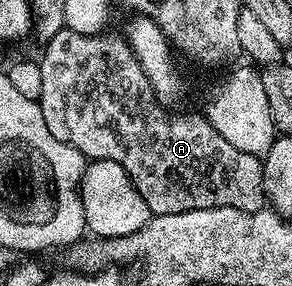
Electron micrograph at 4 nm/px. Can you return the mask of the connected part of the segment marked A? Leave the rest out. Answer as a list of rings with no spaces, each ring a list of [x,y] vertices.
[[[57,32],[45,41],[40,55],[40,75],[44,77],[41,105],[48,130],[60,142],[71,144],[87,161],[120,162],[132,178],[132,186],[148,202],[148,210],[156,216],[180,214],[205,208],[235,208],[245,212],[261,212],[266,204],[264,174],[259,157],[244,154],[225,138],[220,138],[205,115],[169,116],[153,92],[140,62],[121,35],[76,34]]]

